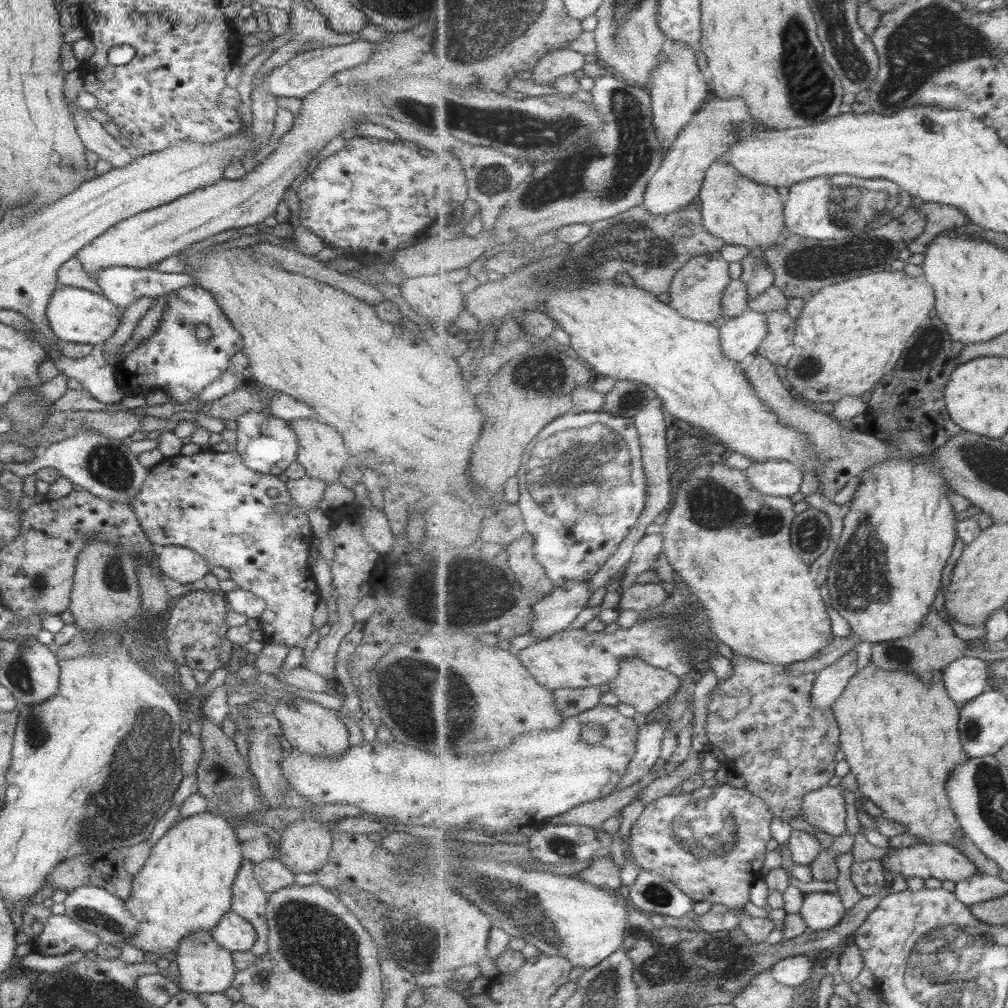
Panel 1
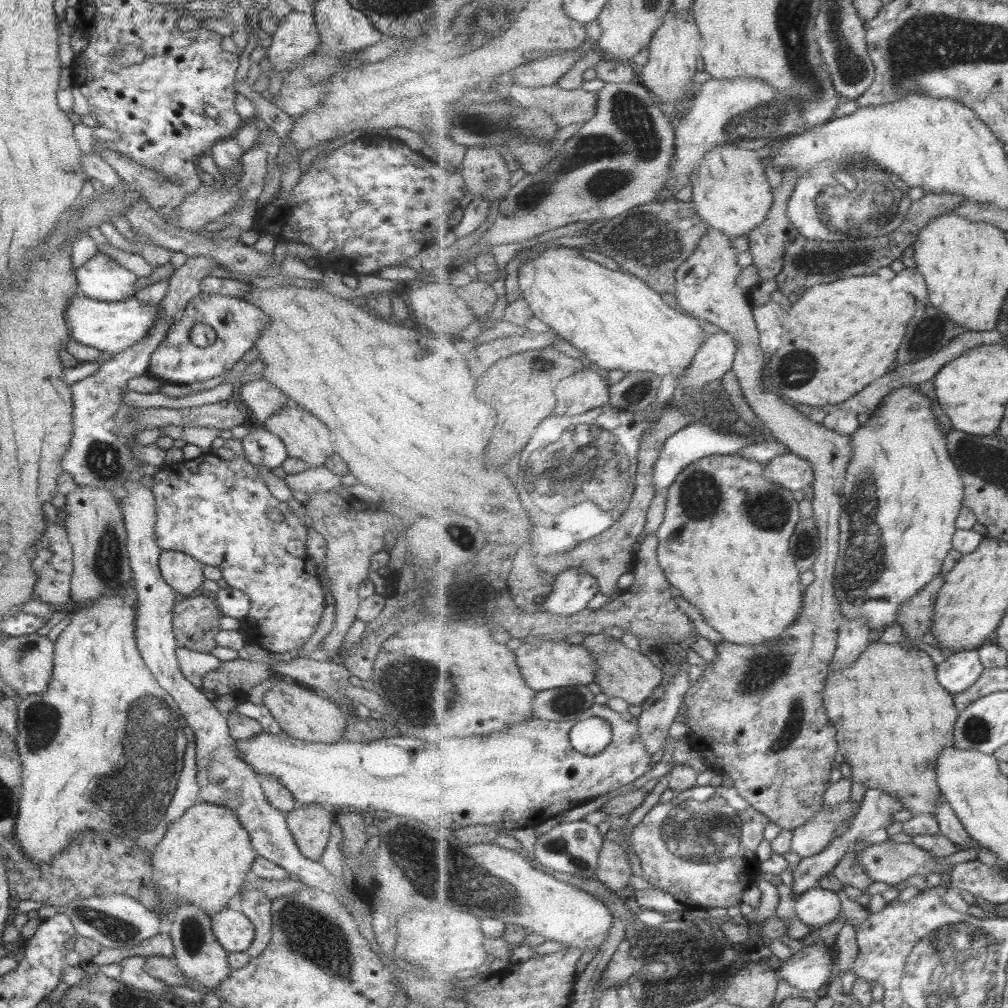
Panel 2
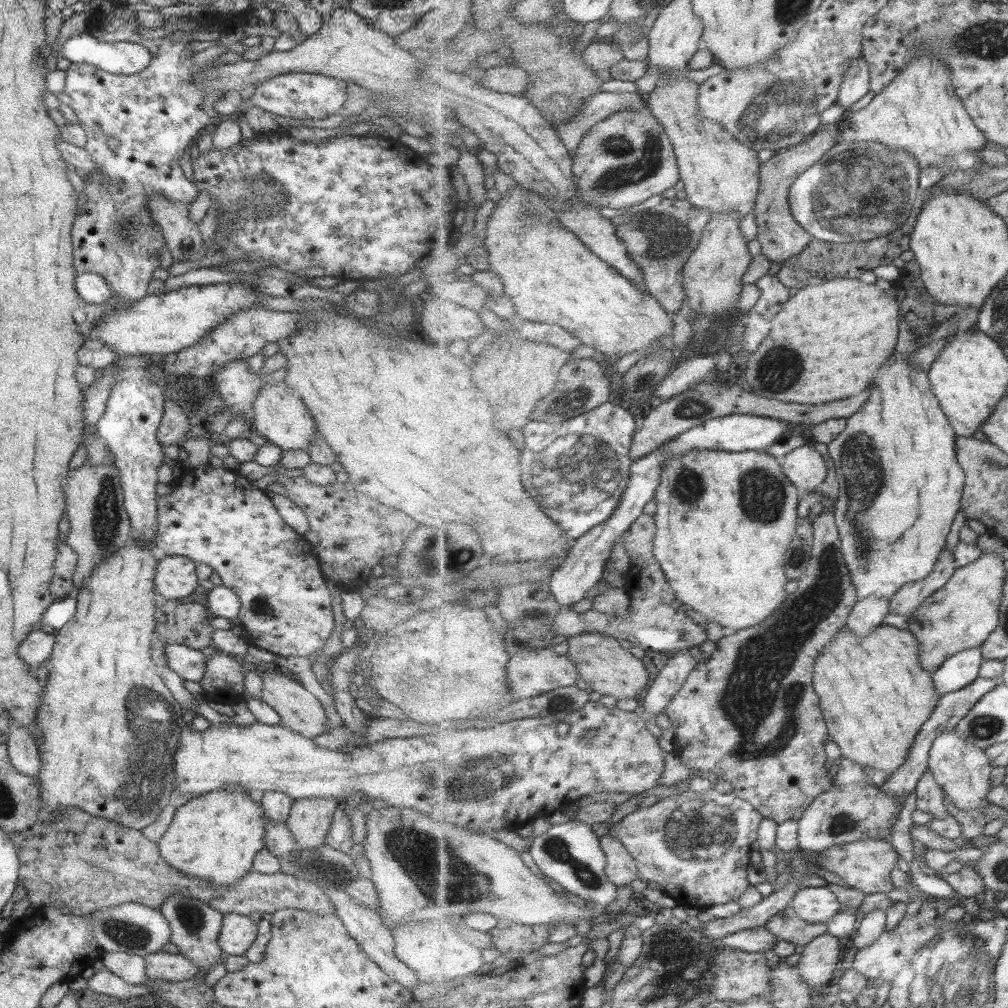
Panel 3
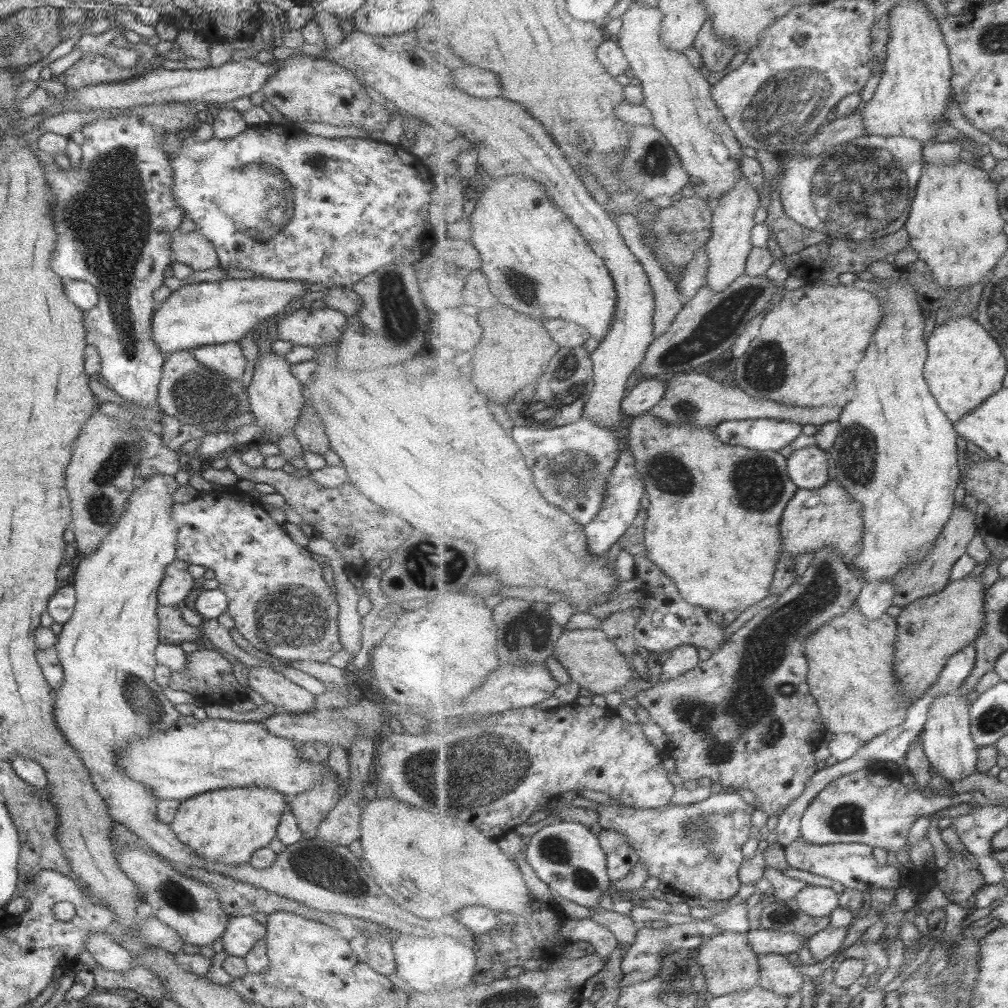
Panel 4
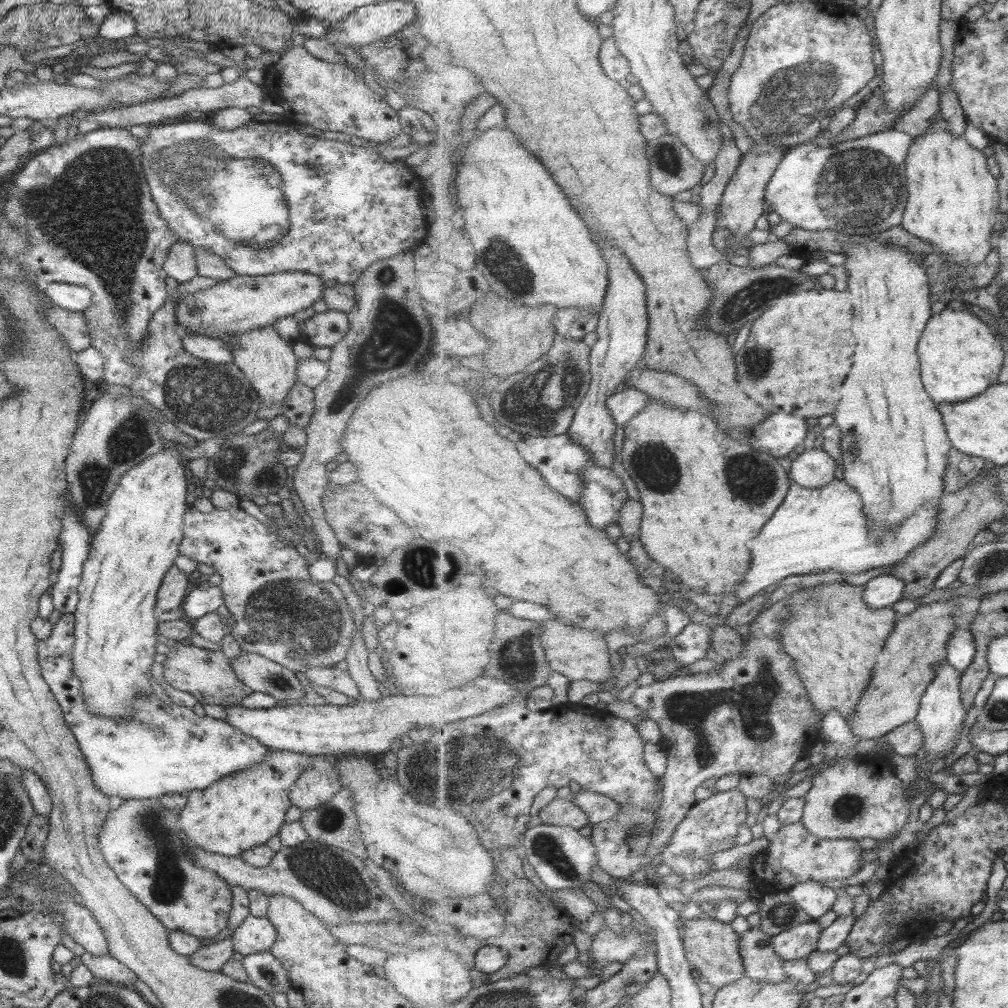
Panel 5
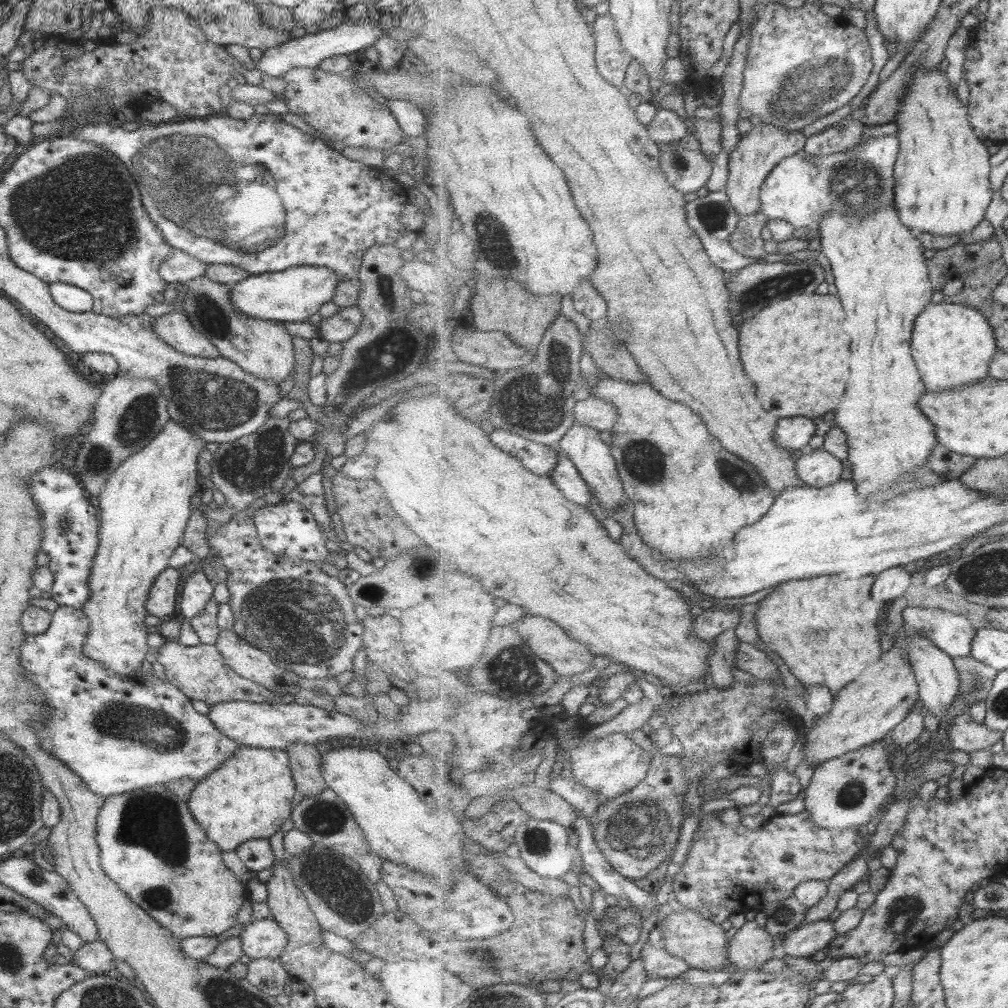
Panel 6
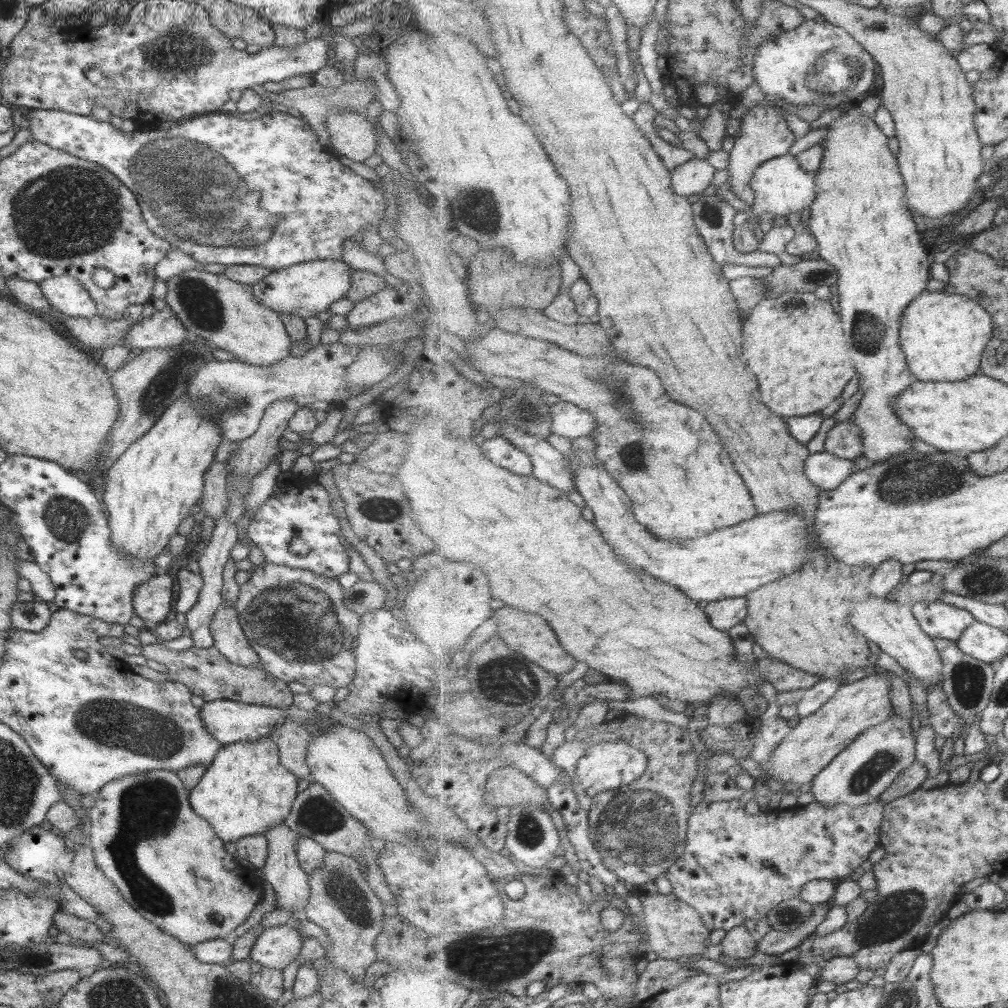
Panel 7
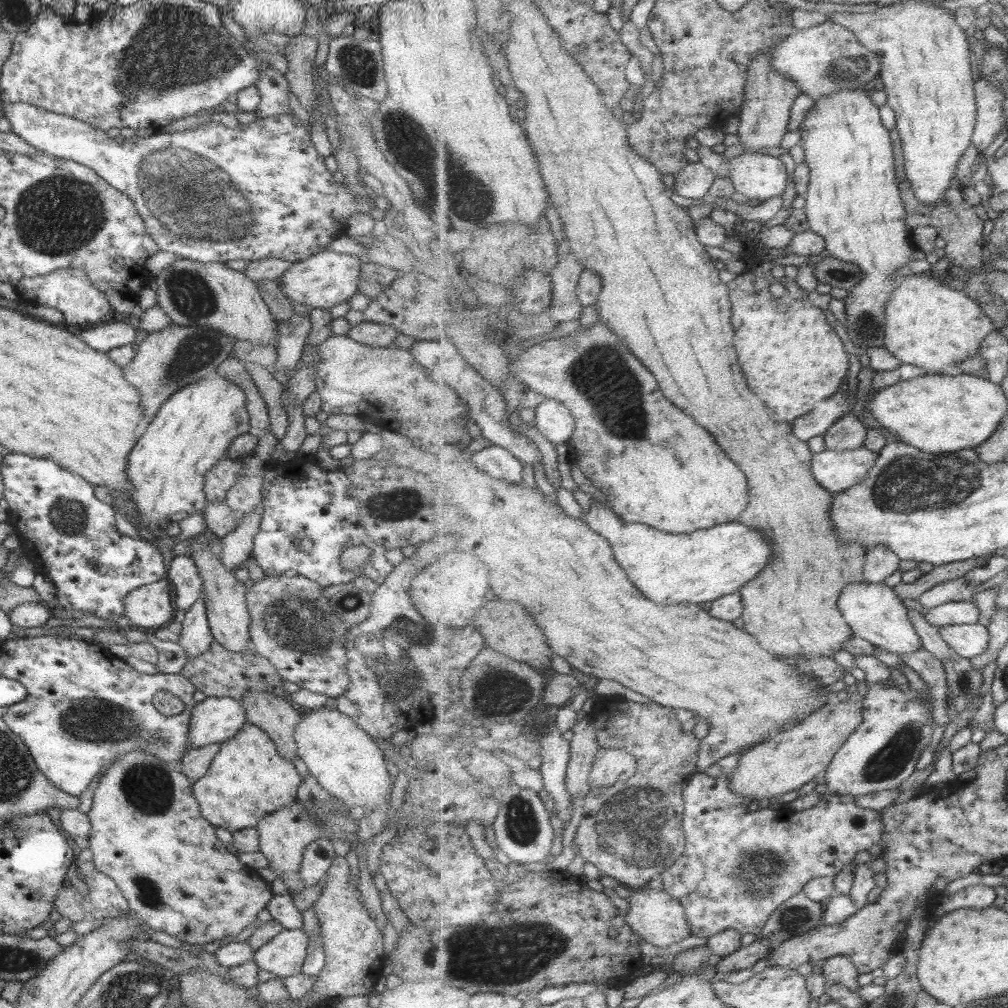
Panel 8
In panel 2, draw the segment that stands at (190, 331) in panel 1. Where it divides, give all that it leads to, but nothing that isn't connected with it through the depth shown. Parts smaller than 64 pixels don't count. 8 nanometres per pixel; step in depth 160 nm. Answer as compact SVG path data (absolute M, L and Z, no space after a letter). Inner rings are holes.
M200 292L184 306L183 310L173 316L165 338L149 356L146 375L166 384L180 386L224 376L231 370L232 365L255 345L259 333L266 324L268 316L260 308L241 298ZM201 323L215 332L215 342L205 348L197 348L189 340L191 328Z

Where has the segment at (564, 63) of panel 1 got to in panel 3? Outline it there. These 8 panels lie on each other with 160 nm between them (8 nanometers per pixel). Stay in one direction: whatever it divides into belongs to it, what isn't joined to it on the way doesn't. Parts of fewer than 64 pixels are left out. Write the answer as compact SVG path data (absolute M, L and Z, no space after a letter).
M507 64L501 68L491 68L483 78L483 86L495 92L519 95L526 91L530 80L530 74L524 68Z

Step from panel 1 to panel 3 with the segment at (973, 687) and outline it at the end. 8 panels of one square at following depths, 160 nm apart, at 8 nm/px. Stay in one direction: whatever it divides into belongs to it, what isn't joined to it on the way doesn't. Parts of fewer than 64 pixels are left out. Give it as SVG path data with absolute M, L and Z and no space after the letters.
M971 648L955 654L946 660L937 672L933 673L934 683L940 695L965 688L977 680L983 666L981 648Z

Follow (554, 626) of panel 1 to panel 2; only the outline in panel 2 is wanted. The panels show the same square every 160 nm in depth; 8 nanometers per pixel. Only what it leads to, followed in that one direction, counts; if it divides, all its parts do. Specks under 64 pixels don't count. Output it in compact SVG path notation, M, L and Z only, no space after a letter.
M570 568L556 575L553 590L546 597L544 610L571 616L585 611L600 592L598 578L581 568Z

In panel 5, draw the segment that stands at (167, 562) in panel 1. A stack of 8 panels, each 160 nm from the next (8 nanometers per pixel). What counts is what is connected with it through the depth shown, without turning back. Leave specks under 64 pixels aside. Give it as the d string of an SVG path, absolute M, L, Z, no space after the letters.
M171 565L157 589L155 608L163 612L179 608L187 594L187 584L187 575L175 565Z

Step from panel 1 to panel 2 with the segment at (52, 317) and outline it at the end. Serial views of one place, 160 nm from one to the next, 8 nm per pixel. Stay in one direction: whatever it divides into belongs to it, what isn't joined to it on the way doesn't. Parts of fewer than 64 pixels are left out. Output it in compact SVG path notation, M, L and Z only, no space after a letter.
M77 292L64 312L64 319L68 326L67 332L72 340L112 356L137 344L141 337L145 337L151 331L158 320L156 313L158 308L160 308L158 304L147 304L134 296L119 302L105 303L91 300Z

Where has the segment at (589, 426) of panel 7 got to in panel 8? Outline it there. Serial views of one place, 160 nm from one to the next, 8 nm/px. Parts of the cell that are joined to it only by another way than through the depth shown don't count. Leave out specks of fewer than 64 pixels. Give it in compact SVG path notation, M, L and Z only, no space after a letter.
M545 399L536 406L535 426L551 443L563 444L573 436L577 419L559 400Z

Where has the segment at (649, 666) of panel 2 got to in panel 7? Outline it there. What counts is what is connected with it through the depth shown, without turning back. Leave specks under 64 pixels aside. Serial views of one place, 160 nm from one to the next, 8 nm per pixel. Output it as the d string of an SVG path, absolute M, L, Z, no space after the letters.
M505 606L501 610L495 610L491 618L497 620L499 636L507 643L507 646L515 649L515 652L522 654L527 660L532 660L545 670L560 675L571 672L575 668L577 659L571 656L570 652L567 654L565 648L561 646L557 634L553 632L553 628L547 624L547 620L543 616L531 614L531 612L521 612L519 608L513 608L513 606Z

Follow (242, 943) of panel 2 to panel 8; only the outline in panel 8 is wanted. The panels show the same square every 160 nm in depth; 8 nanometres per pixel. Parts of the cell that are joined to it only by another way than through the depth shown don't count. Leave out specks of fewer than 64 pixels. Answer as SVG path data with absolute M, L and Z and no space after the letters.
M283 929L279 934L261 945L253 954L253 962L258 971L269 972L275 978L285 978L301 973L305 961L308 936L301 929Z

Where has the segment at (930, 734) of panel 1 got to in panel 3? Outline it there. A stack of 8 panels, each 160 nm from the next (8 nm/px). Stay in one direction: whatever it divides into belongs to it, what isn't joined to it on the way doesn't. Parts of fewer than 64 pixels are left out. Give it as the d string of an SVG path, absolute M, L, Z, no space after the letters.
M883 624L871 634L858 637L846 625L821 651L814 664L814 689L820 696L830 737L839 746L841 756L863 767L882 770L890 776L906 763L914 740L942 698L935 686L933 673L922 667L919 647L919 641L910 629Z

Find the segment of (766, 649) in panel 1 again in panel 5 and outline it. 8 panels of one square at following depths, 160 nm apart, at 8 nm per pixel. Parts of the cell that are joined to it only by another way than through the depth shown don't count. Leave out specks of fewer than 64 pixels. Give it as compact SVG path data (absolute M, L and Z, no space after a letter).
M651 399L643 412L639 412L637 417L623 426L623 449L620 454L622 466L627 471L630 479L635 482L640 496L639 502L643 503L644 506L640 540L646 547L646 551L651 555L653 560L656 560L659 564L666 566L673 572L688 590L714 596L729 592L734 594L734 590L746 579L751 563L753 563L753 552L751 552L749 542L771 520L771 516L782 506L787 493L790 491L790 476L787 476L787 470L777 462L777 457L774 457L767 451L754 448L751 444L735 440L720 425L717 426L715 422L716 420L714 418L707 418L707 416L703 416L703 413L695 412L695 410L673 408L673 406L667 406L665 402Z

